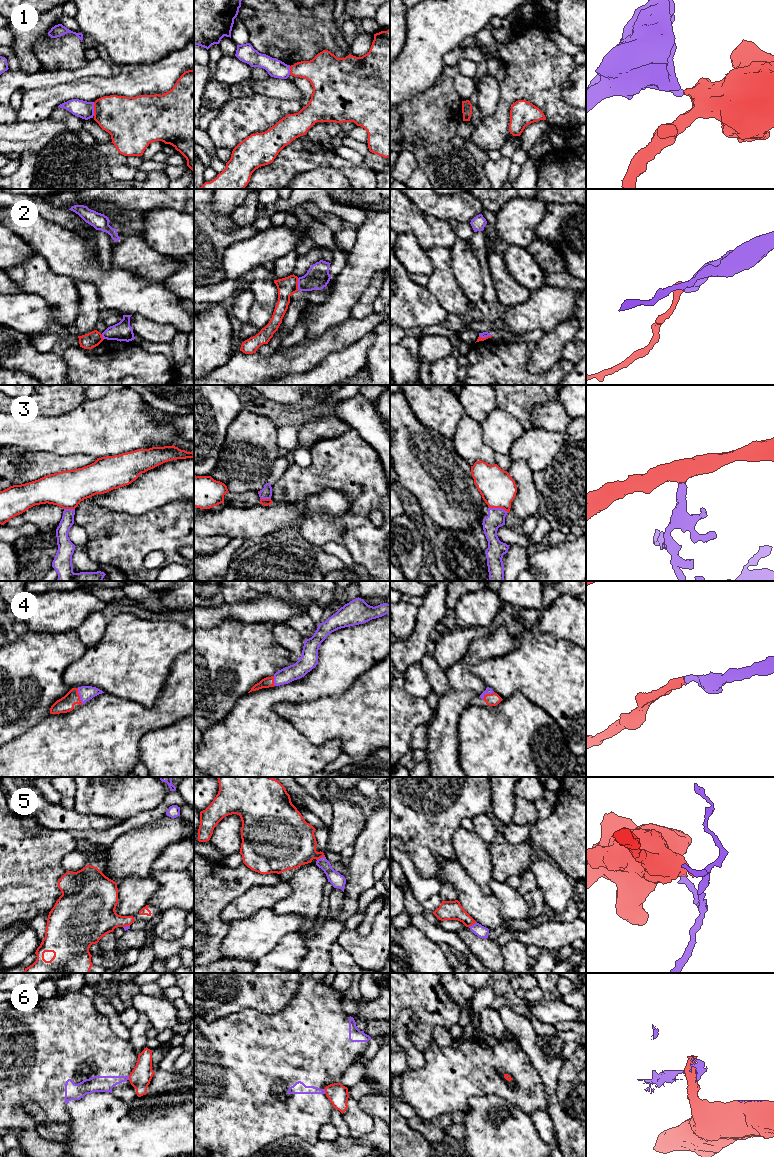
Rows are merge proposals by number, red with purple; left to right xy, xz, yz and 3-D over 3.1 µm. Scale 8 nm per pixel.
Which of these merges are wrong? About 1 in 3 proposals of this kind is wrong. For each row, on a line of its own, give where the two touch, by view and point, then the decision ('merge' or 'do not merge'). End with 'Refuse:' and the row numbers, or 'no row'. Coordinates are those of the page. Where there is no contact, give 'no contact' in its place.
1: meets red in xy at (94, 109); do not merge
2: meets red in xz at (297, 284); do not merge
3: meets red in yz at (499, 507); do not merge
4: meets red in xy at (79, 696); merge
5: meets red in xz at (320, 857); do not merge
6: meets red in xz at (325, 1091); do not merge
Refuse: 1, 2, 3, 5, 6

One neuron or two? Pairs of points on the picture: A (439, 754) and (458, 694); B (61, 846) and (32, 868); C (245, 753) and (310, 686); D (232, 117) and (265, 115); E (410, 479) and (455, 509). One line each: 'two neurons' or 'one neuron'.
A: one neuron
B: one neuron
C: one neuron
D: one neuron
E: one neuron

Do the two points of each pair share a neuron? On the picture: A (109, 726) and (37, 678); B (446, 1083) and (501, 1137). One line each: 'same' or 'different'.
A: different
B: different

